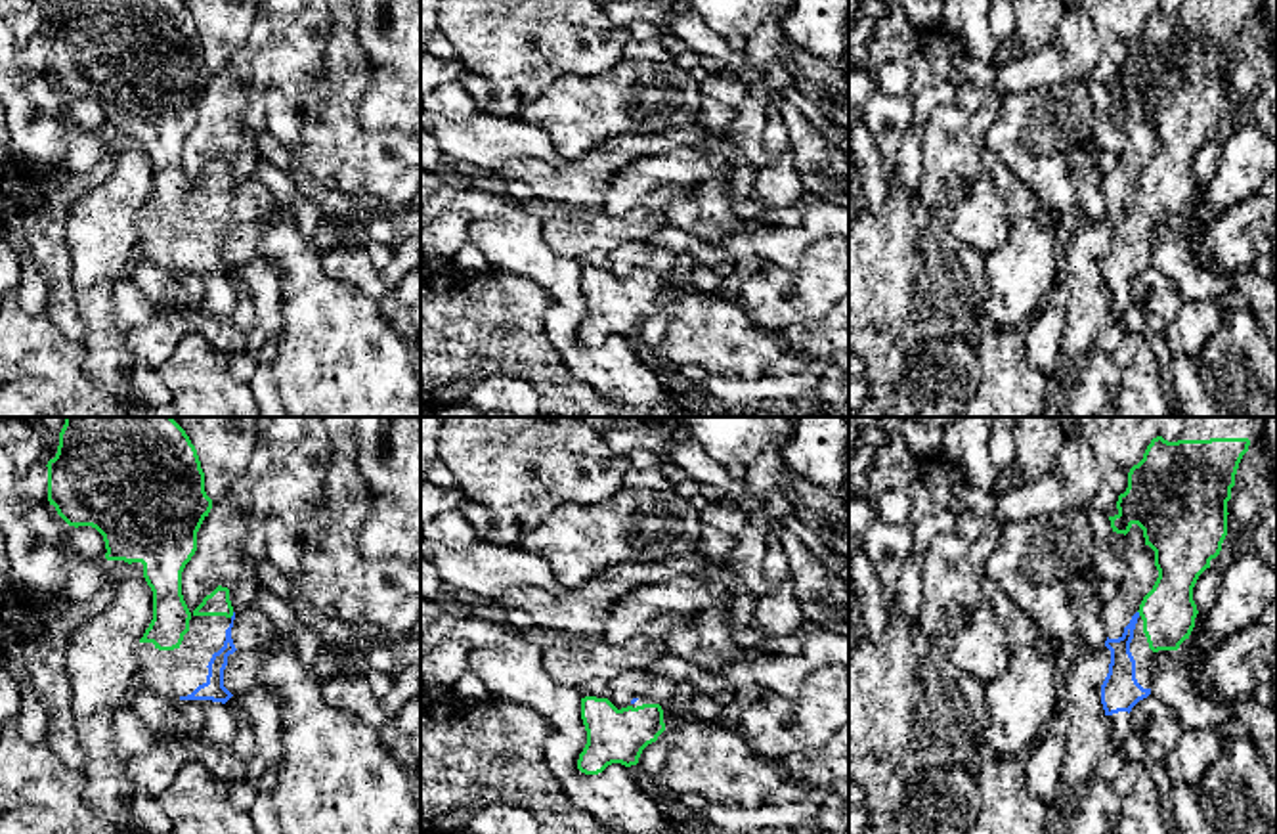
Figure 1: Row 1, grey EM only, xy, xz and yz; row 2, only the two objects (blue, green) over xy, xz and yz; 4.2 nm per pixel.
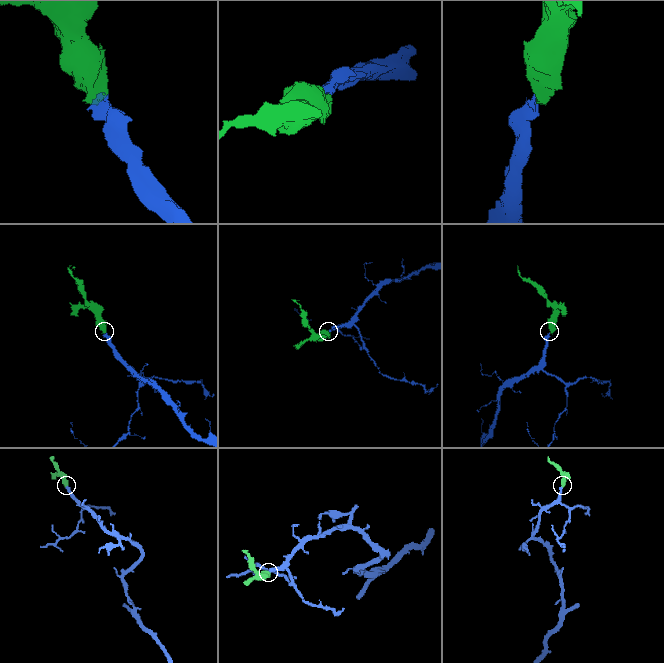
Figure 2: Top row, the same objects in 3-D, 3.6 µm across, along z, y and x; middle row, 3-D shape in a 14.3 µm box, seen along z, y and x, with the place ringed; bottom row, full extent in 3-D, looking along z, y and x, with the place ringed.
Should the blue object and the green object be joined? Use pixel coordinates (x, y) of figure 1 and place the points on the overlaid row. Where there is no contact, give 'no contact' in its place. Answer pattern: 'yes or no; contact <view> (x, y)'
yes; contact xy (234, 614)

